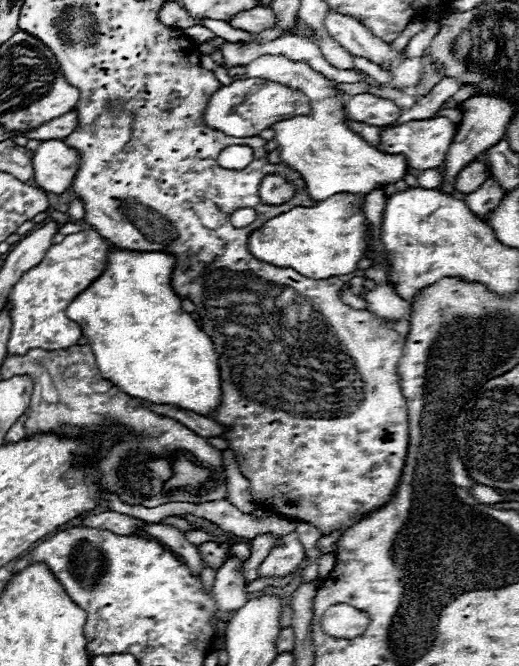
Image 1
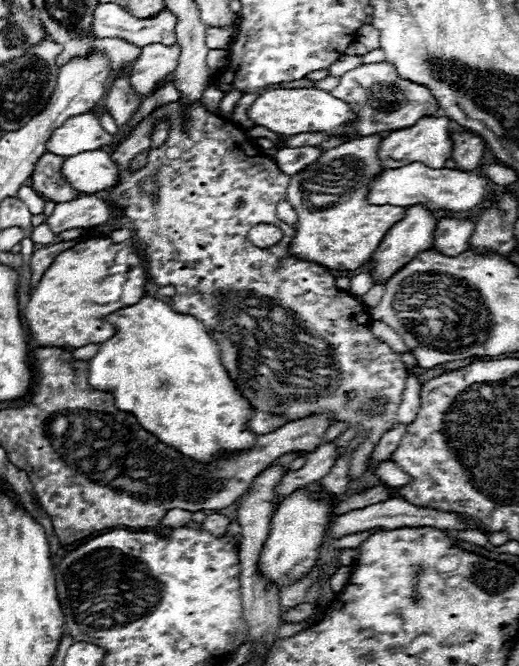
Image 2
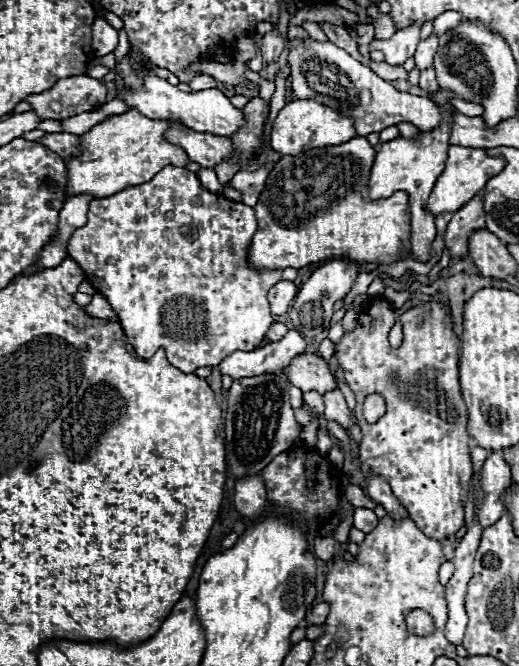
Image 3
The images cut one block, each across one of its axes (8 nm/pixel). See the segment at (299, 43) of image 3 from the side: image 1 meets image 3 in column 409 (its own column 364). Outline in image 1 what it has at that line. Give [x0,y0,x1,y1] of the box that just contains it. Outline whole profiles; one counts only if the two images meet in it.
[344,94,400,126]

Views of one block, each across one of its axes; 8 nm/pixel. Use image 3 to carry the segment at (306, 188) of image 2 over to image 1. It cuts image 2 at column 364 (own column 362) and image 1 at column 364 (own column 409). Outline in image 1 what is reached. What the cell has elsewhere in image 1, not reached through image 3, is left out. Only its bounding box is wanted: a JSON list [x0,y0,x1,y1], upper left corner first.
[248,194,366,278]

